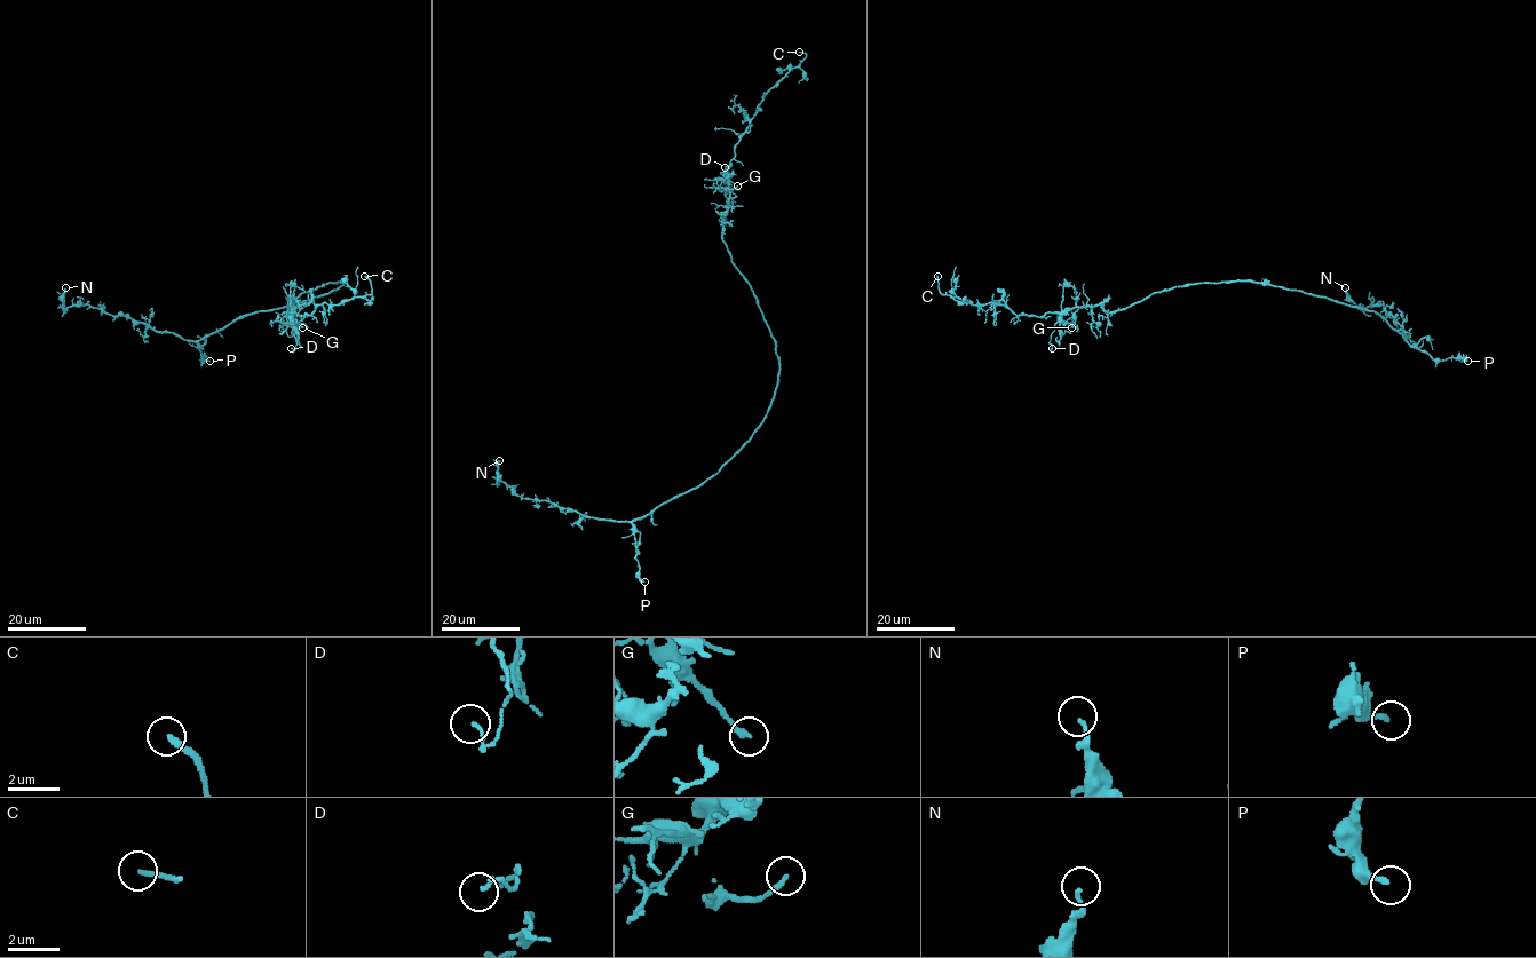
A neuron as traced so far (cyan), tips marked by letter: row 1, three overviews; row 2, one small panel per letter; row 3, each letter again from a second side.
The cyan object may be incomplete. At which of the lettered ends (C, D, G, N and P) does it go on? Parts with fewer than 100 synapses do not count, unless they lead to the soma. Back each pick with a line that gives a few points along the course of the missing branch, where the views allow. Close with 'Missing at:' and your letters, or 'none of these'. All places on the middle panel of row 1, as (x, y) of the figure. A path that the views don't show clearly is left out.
C: Course of what is missing: (799, 52), (786, 45), (758, 48), (738, 26)
Missing at: C

